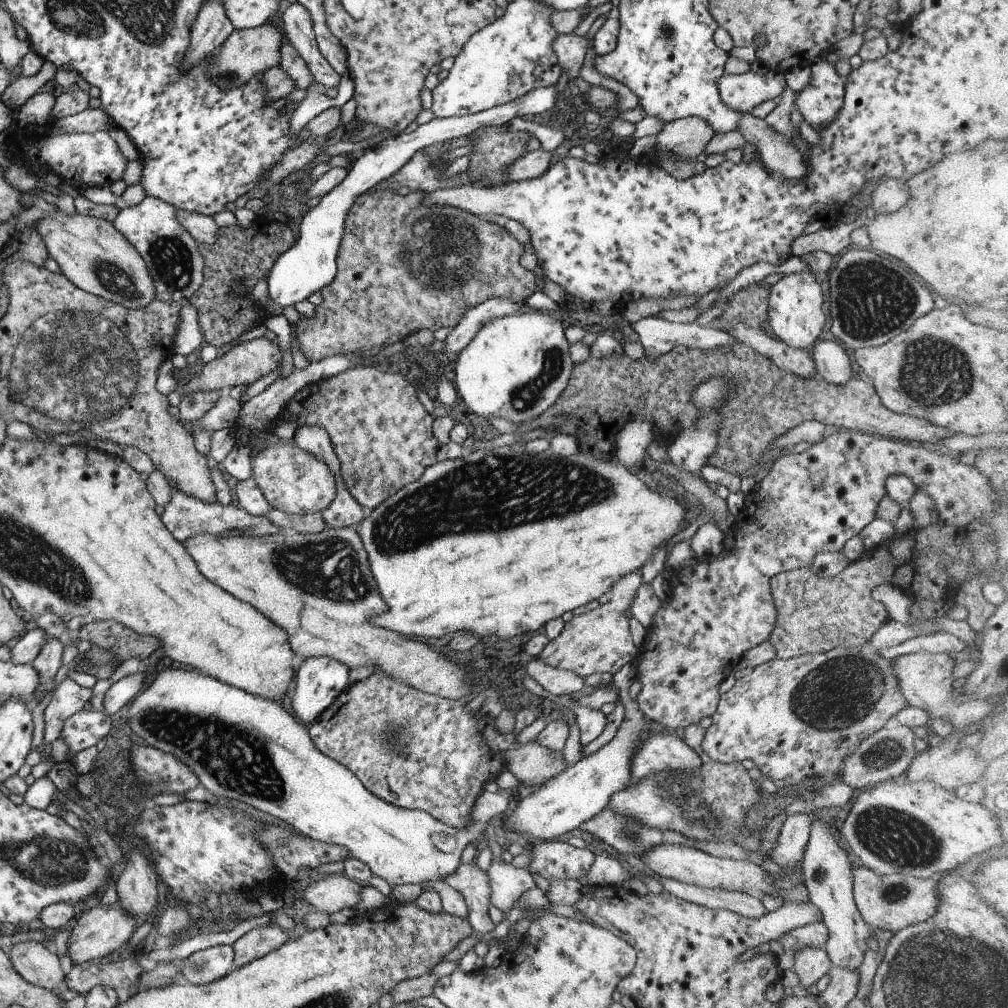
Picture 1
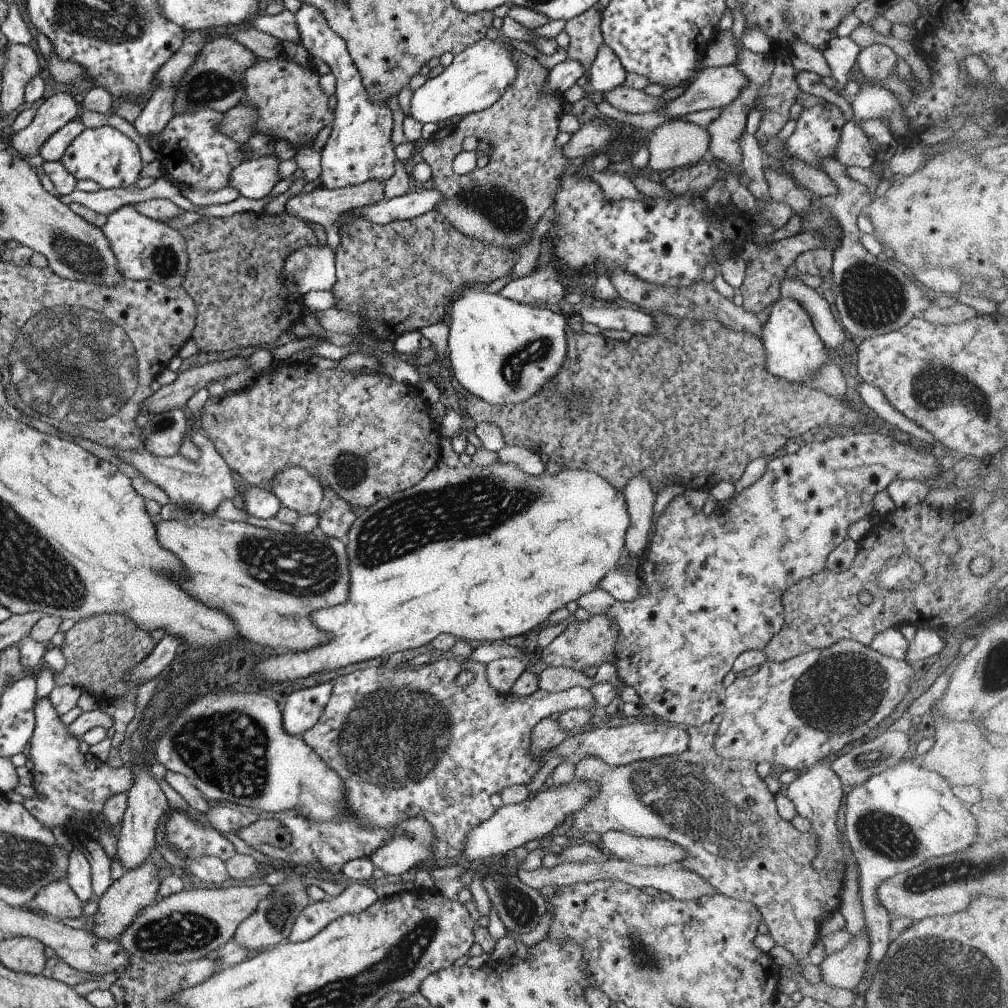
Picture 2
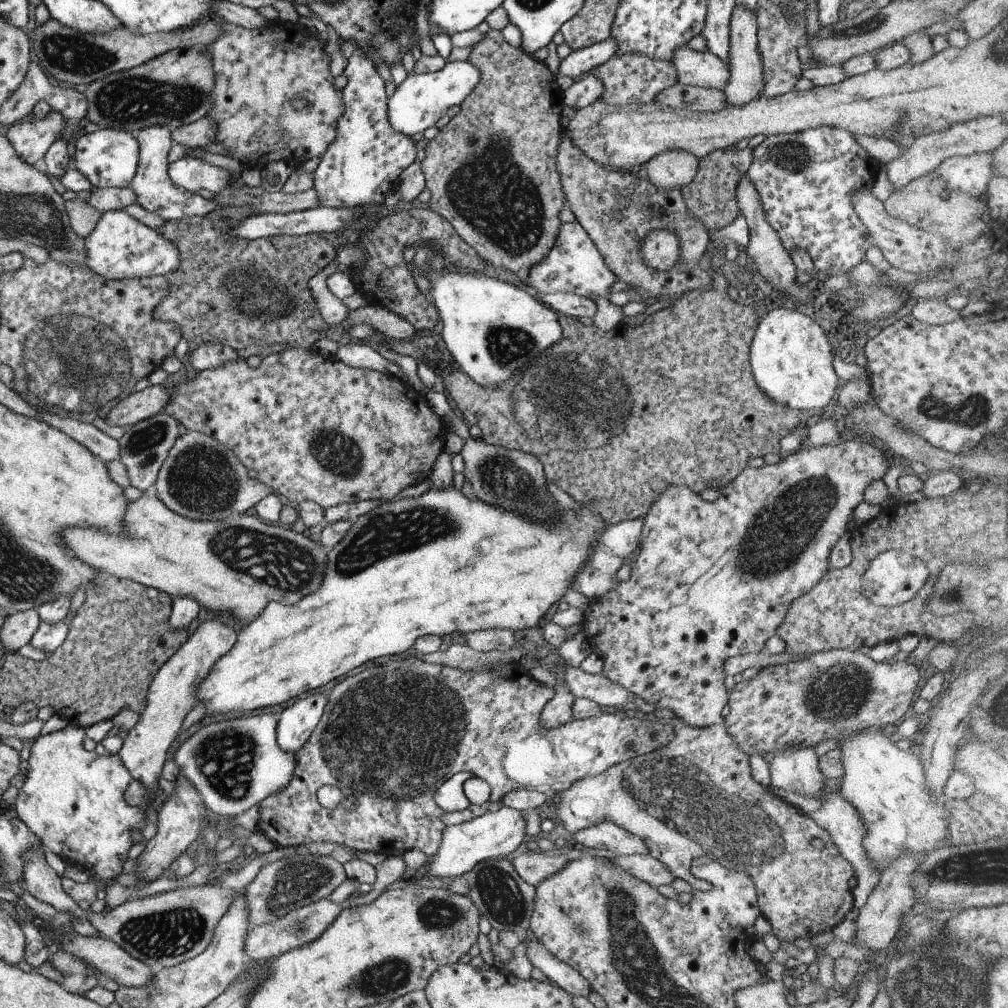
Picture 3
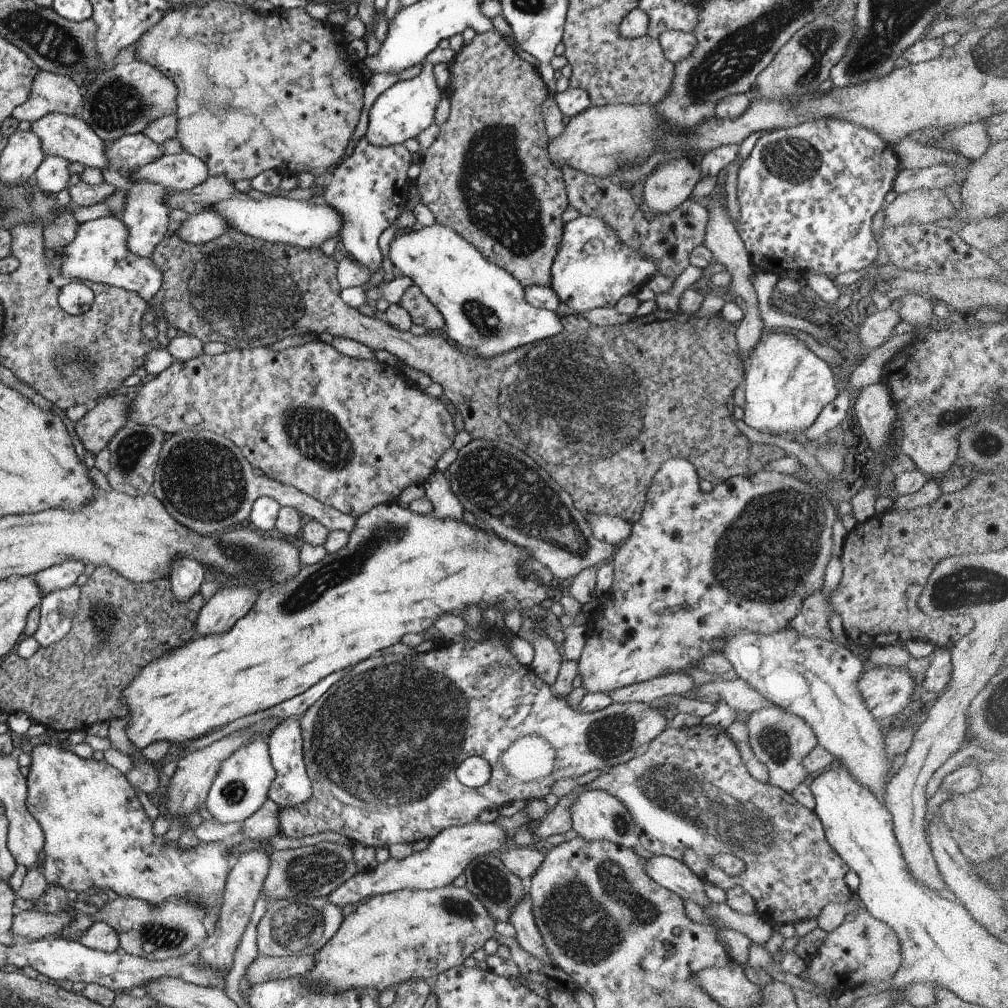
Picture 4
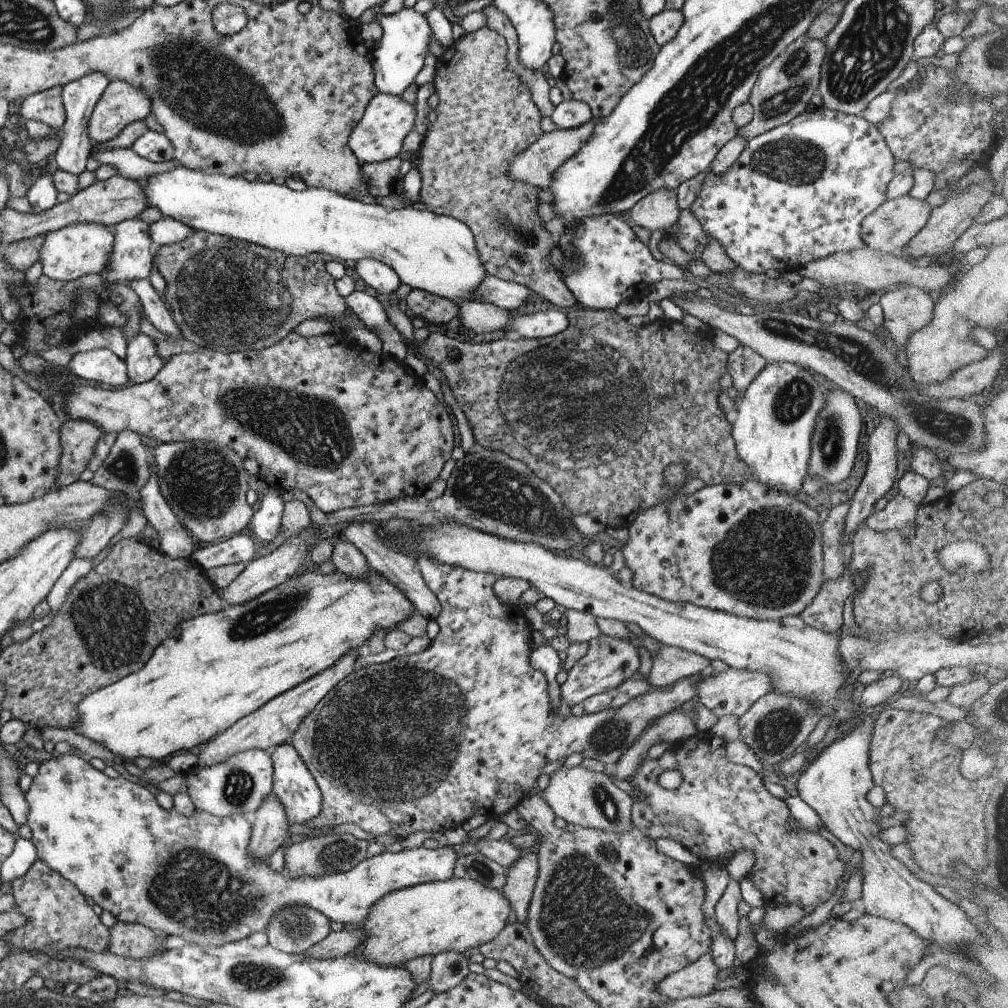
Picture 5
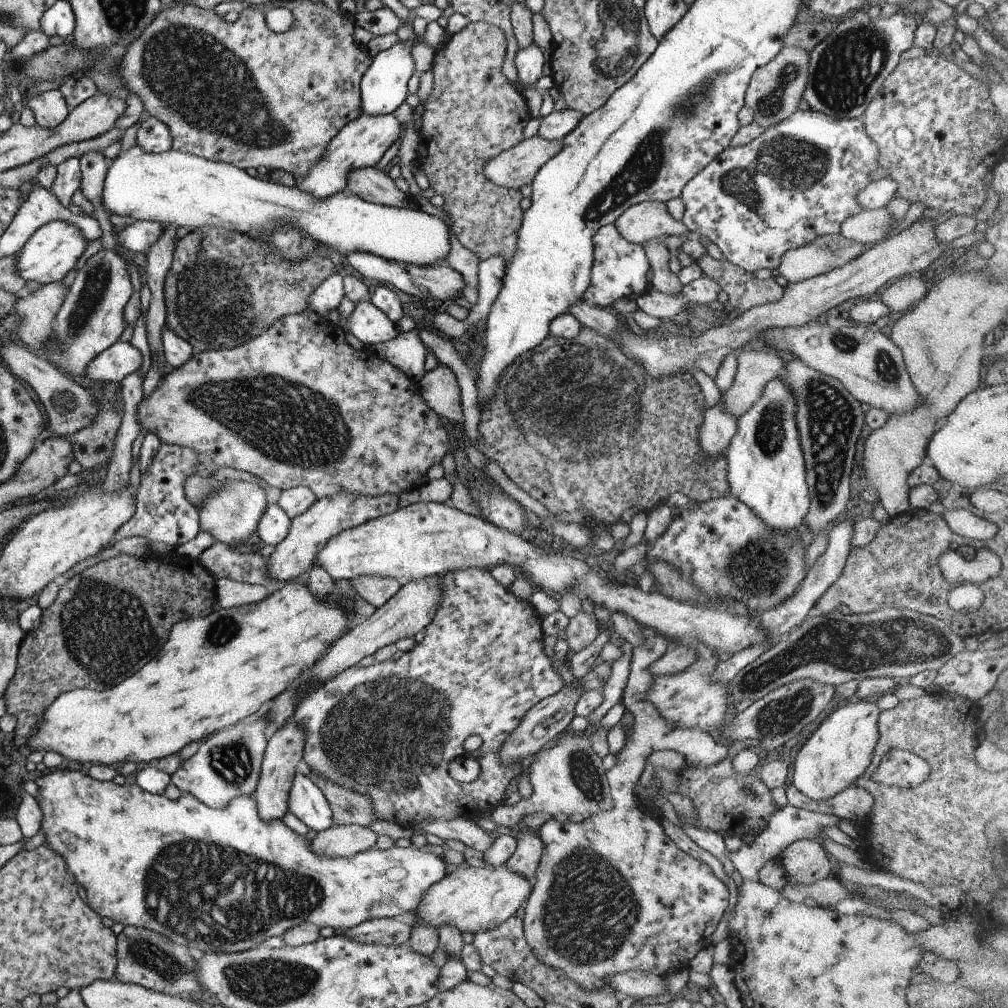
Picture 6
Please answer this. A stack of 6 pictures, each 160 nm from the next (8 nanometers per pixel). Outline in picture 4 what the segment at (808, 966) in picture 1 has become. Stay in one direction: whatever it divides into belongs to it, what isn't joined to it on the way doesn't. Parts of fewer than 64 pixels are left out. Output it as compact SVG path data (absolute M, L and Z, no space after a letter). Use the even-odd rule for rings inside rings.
M692 725L690 727L672 728L667 727L663 729L663 732L656 736L649 744L646 744L642 749L639 749L629 760L624 763L619 763L605 770L602 770L601 774L597 776L591 782L584 784L583 786L577 785L570 793L558 798L556 804L553 806L553 810L547 813L545 818L539 820L537 828L535 828L535 836L539 840L546 839L551 834L563 834L567 832L569 828L572 828L572 820L570 819L570 810L572 804L577 800L578 794L582 791L598 791L606 792L609 796L616 798L629 812L635 834L638 838L638 843L643 850L651 852L654 855L667 855L675 860L681 861L684 865L688 866L688 869L696 877L699 877L703 882L714 884L718 889L726 891L727 888L734 887L735 885L741 885L743 889L747 891L747 894L754 900L754 906L756 913L770 926L779 926L780 924L793 924L805 920L805 918L816 918L820 913L820 910L829 903L845 903L850 898L850 890L843 883L843 876L848 871L848 866L837 856L837 853L827 844L824 837L824 832L818 819L818 816L811 809L807 809L805 806L800 805L791 797L789 793L784 790L778 789L771 783L761 783L753 779L749 775L749 772L745 769L745 765L739 757L739 751L735 747L733 741L730 741L729 735L724 732L718 726L713 725ZM717 854L717 858L721 858L721 854L732 854L733 858L741 859L744 862L744 871L736 877L729 877L717 866L707 860L710 856Z

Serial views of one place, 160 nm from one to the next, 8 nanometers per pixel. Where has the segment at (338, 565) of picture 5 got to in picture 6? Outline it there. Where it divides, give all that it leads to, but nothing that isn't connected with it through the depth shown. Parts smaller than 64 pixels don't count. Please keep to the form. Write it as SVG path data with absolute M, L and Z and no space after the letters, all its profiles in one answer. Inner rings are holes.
M356 576L348 580L352 589L375 608L385 604L398 590L400 584L394 578Z

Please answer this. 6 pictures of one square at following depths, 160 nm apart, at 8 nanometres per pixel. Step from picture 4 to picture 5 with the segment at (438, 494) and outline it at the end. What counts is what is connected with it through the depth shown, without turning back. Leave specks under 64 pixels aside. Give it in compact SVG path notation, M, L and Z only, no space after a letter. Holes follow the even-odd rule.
M419 553L418 555L413 556L414 565L416 569L419 571L419 574L422 576L423 582L427 585L427 588L434 594L436 601L440 606L440 611L438 617L436 618L435 622L438 624L439 633L430 640L429 646L425 647L425 650L422 650L418 653L413 654L405 654L401 656L397 656L387 662L384 663L373 663L369 666L364 666L359 670L351 670L349 674L345 675L345 678L339 680L339 682L335 683L335 686L317 704L313 707L313 710L310 710L299 723L299 726L295 729L295 732L292 734L290 738L290 743L295 747L299 758L303 761L303 764L307 767L307 770L311 773L311 776L314 778L318 789L320 790L320 797L321 797L321 808L320 811L313 817L310 818L308 821L305 821L303 825L307 826L309 830L319 830L319 829L329 829L331 827L335 827L338 824L343 824L343 822L352 822L356 824L361 829L363 829L367 834L371 834L371 836L379 836L379 834L389 834L389 836L395 836L395 838L405 838L407 835L413 834L417 831L423 831L424 833L437 833L445 831L446 829L453 829L458 826L461 826L471 815L474 813L479 813L485 816L488 820L492 817L500 817L505 814L511 808L515 808L516 804L525 796L529 795L527 792L530 787L535 787L535 780L537 776L541 774L541 770L543 770L543 766L545 764L549 764L549 762L555 762L555 760L561 760L561 758L567 758L567 756L571 756L573 752L581 752L582 758L593 758L593 760L598 760L601 764L605 764L609 769L613 766L620 758L623 756L623 753L630 747L637 739L638 736L641 735L646 728L649 728L649 725L660 719L662 716L665 716L667 713L671 711L677 710L683 702L687 702L687 700L693 698L695 696L694 688L692 684L697 677L700 677L703 672L695 677L689 677L687 679L683 679L675 683L673 688L669 688L669 690L663 690L663 692L649 692L648 694L639 694L636 697L632 697L625 704L619 706L617 708L607 707L598 713L587 713L581 714L576 717L573 715L569 716L561 716L557 711L552 711L549 707L549 696L547 695L547 679L543 676L542 672L538 670L531 669L528 663L528 656L529 653L532 651L531 642L530 642L530 632L531 626L523 616L522 612L518 609L516 605L506 605L501 604L497 601L497 598L493 595L491 590L493 586L493 582L496 580L496 576L492 575L491 573L482 573L481 571L472 571L461 568L457 565L450 565L445 564L435 559L432 559L430 556L427 556L425 553Z

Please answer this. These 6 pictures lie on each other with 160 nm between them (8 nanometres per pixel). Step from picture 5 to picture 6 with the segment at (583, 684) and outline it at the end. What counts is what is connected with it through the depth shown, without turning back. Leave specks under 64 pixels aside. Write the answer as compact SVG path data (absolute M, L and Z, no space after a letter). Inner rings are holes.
M564 685L552 695L540 700L536 705L533 705L518 722L515 730L512 730L504 742L500 750L500 761L504 765L509 763L517 763L530 754L539 752L546 748L547 744L568 727L571 718L574 714L574 706L577 704L578 698L584 692L574 688L568 688Z

